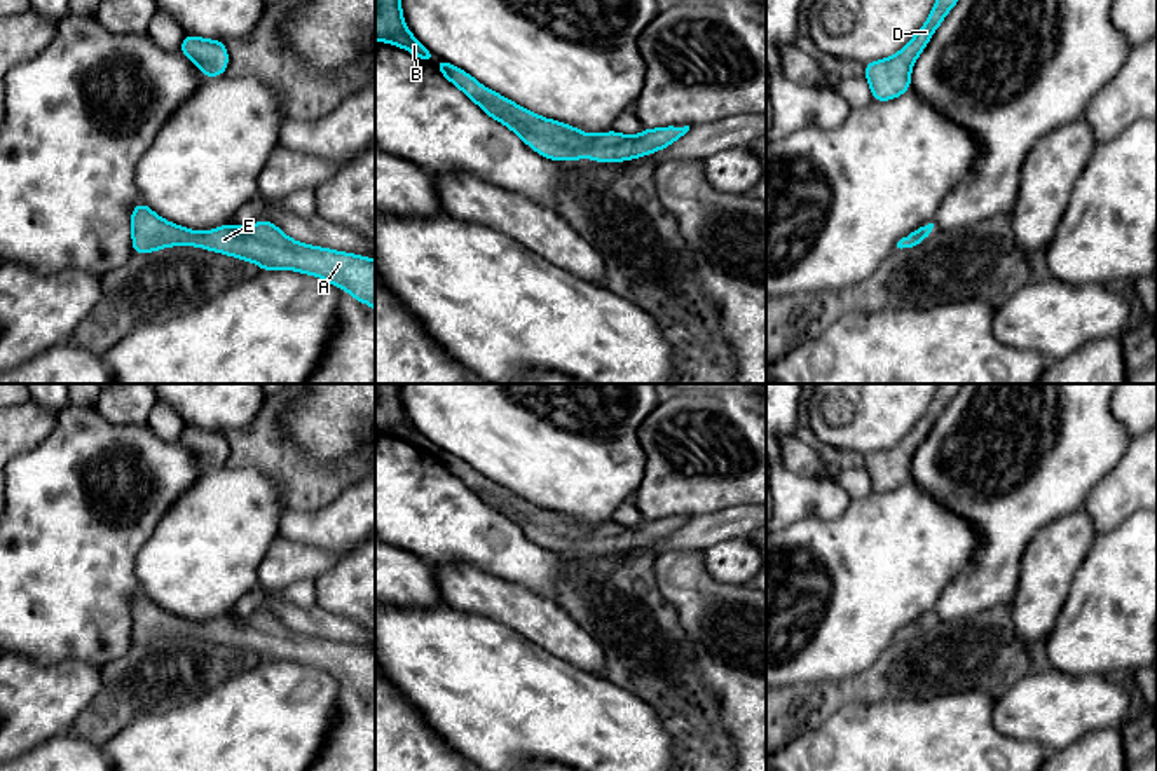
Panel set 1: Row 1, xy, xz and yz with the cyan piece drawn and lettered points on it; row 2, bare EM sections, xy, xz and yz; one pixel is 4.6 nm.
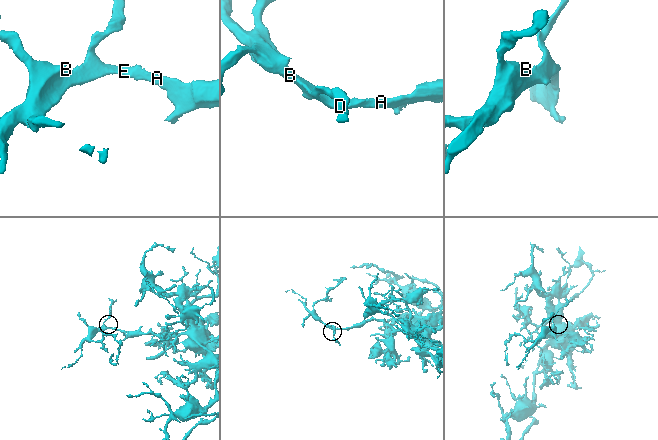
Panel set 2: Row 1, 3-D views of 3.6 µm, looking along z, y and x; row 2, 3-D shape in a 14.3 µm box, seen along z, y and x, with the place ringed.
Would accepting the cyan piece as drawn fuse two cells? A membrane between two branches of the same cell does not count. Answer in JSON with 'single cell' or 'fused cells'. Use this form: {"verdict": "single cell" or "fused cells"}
{"verdict": "single cell"}

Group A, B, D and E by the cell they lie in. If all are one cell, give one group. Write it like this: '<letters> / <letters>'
A B D E

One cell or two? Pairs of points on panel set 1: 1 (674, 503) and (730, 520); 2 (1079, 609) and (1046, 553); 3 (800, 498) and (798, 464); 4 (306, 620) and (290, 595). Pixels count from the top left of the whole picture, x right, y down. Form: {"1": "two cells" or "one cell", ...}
{"1": "two cells", "2": "two cells", "3": "two cells", "4": "two cells"}

